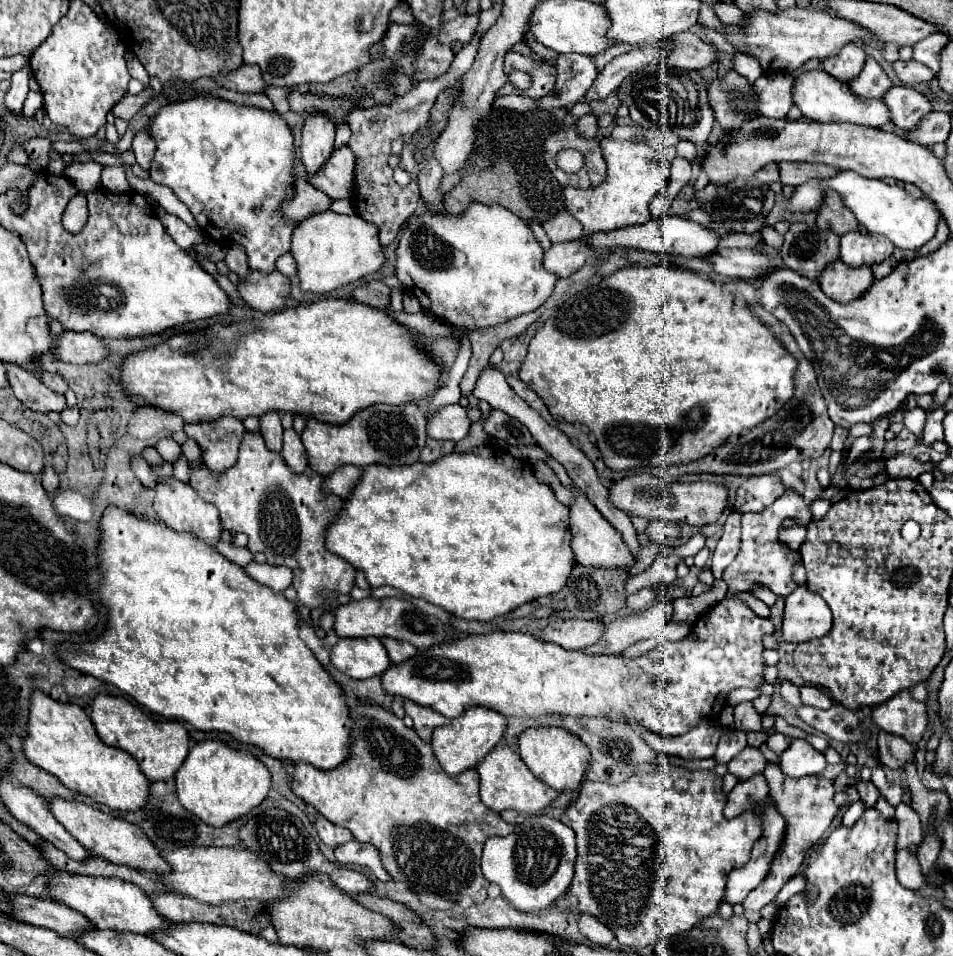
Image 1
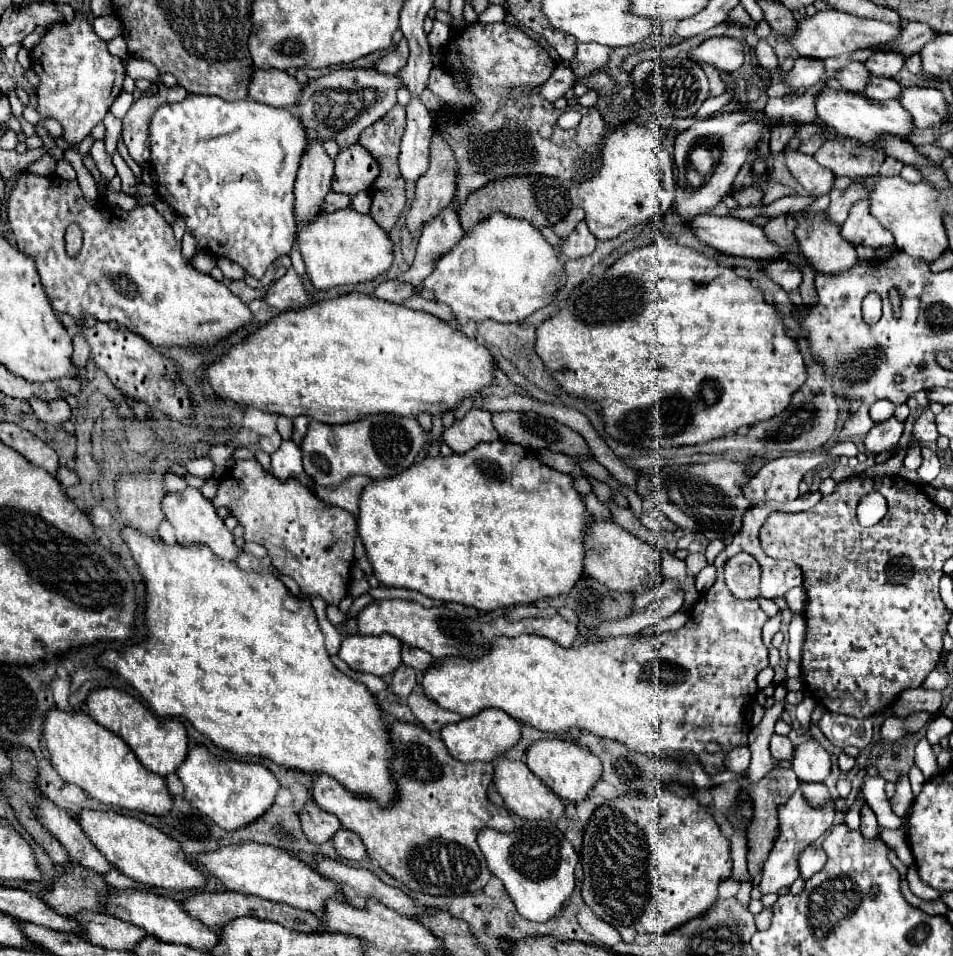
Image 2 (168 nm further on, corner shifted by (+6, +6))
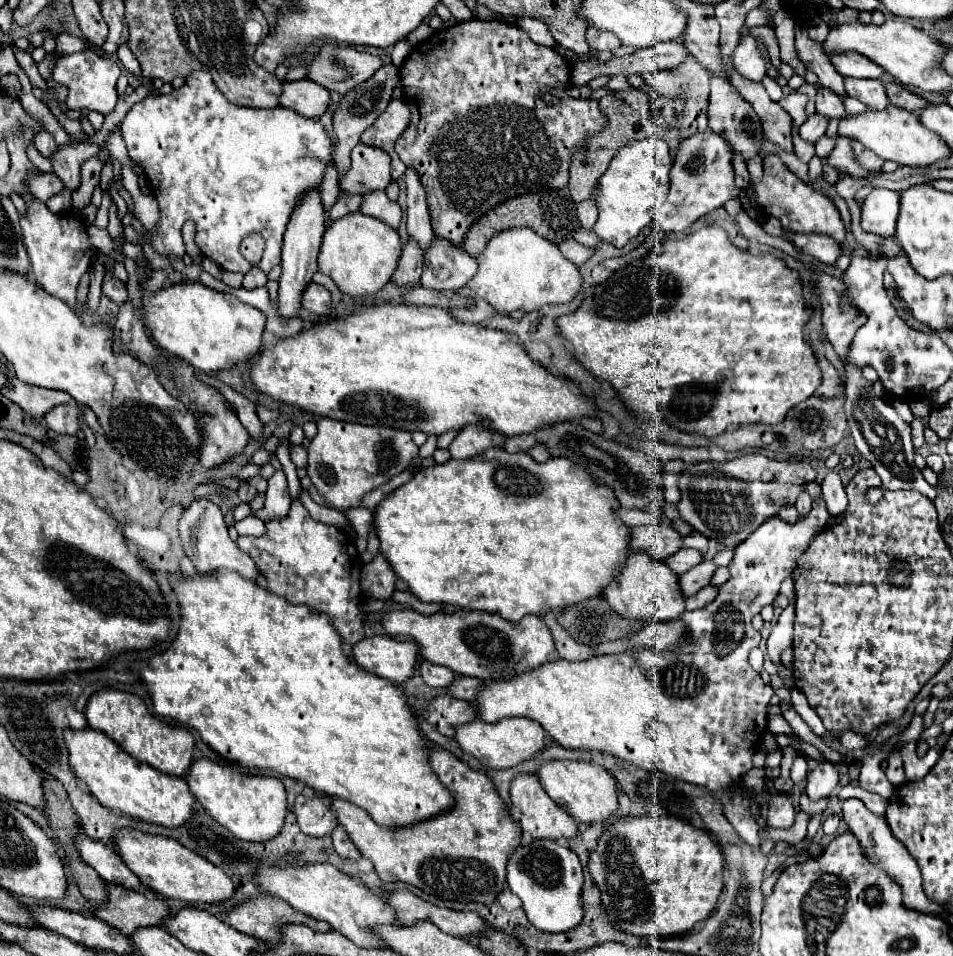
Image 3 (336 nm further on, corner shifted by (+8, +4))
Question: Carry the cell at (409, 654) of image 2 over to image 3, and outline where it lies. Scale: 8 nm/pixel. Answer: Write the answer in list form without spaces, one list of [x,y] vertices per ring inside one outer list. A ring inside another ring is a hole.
[[[429,660],[421,662],[421,676],[423,676],[425,684],[429,684],[429,686],[441,686],[441,688],[451,686],[453,680],[455,680],[455,674],[449,668],[435,666]]]

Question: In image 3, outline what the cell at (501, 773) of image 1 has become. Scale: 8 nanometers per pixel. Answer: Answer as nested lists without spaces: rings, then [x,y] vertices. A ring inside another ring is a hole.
[[[521,774],[511,782],[511,802],[513,802],[513,806],[517,806],[521,810],[519,822],[531,838],[537,838],[537,840],[569,840],[569,838],[575,838],[579,832],[579,824],[547,796],[539,778],[533,774]]]

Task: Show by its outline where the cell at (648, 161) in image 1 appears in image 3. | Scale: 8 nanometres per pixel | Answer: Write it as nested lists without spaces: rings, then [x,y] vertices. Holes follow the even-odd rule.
[[[649,136],[623,146],[611,160],[607,172],[599,178],[599,218],[593,226],[593,232],[617,248],[623,248],[631,238],[635,238],[651,222],[653,210],[663,204],[667,196],[671,164],[673,160],[669,146],[663,138]]]

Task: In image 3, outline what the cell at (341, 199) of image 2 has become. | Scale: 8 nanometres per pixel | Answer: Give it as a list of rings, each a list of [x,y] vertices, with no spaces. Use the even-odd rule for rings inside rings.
[[[345,194],[341,196],[333,208],[331,208],[331,220],[337,220],[337,218],[343,218],[351,212],[359,212],[361,210],[361,196],[353,196],[353,194]]]

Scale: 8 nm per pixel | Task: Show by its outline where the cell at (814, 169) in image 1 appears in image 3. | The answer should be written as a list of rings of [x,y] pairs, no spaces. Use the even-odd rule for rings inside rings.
[[[853,142],[853,150],[855,150],[855,154],[857,154],[857,158],[859,158],[859,162],[861,162],[861,166],[863,168],[867,168],[867,170],[881,170],[881,166],[883,166],[883,158],[879,158],[875,152],[871,152],[869,148],[865,148],[861,142]]]

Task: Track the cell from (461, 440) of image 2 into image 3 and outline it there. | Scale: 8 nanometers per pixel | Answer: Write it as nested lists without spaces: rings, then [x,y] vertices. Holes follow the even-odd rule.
[[[467,426],[455,436],[455,440],[449,446],[449,452],[451,452],[451,458],[455,460],[467,460],[489,448],[503,448],[505,440],[507,440],[505,436],[497,432],[489,432],[487,428]]]

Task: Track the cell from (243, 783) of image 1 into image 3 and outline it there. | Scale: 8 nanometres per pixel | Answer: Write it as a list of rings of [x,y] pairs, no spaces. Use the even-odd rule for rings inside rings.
[[[201,758],[193,762],[187,774],[187,784],[195,798],[205,806],[211,818],[223,824],[241,840],[267,842],[275,838],[285,822],[287,792],[279,778],[271,776],[245,776],[219,766],[213,760]]]

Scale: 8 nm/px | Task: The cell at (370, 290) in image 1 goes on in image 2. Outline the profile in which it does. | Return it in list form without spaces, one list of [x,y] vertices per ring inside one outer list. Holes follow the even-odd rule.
[[[387,280],[387,282],[381,282],[373,296],[377,296],[379,300],[389,300],[389,302],[395,302],[395,304],[401,304],[405,298],[409,298],[413,294],[413,286],[409,284],[401,284],[397,280]]]

